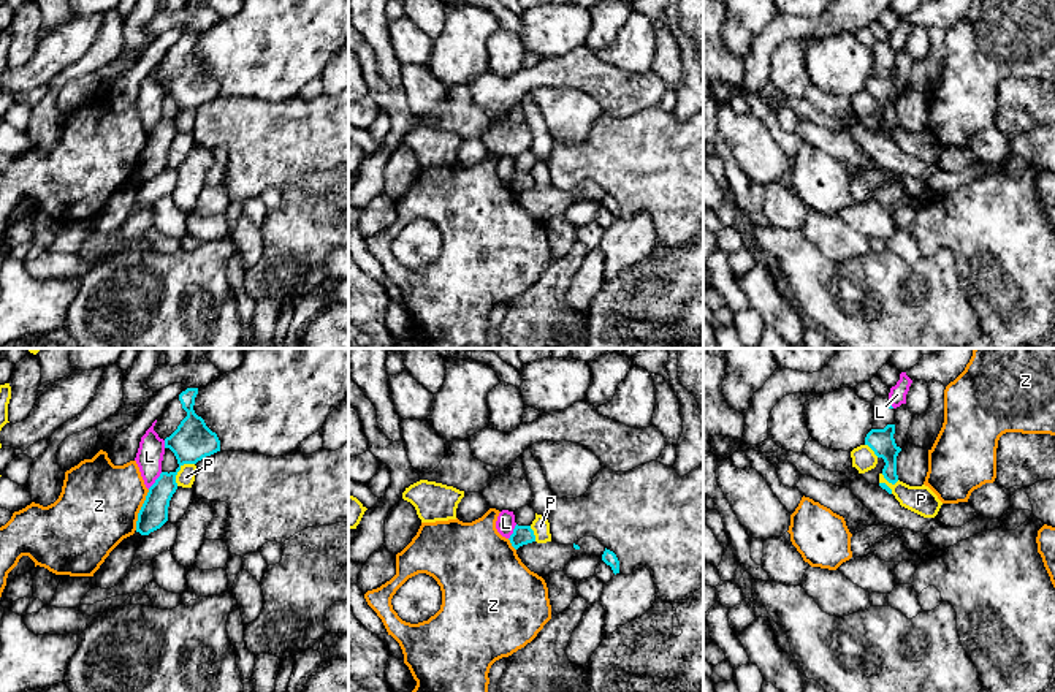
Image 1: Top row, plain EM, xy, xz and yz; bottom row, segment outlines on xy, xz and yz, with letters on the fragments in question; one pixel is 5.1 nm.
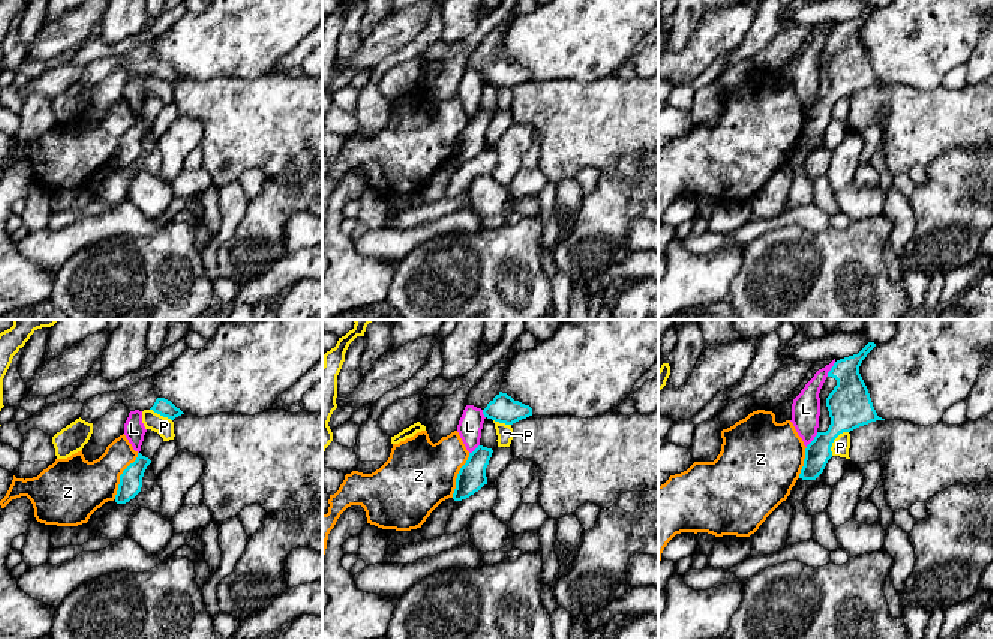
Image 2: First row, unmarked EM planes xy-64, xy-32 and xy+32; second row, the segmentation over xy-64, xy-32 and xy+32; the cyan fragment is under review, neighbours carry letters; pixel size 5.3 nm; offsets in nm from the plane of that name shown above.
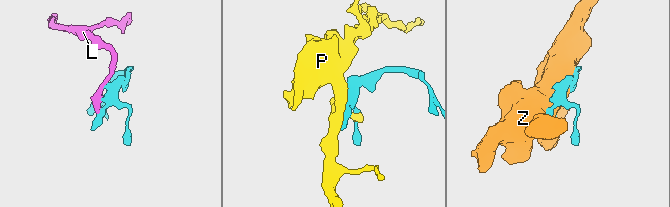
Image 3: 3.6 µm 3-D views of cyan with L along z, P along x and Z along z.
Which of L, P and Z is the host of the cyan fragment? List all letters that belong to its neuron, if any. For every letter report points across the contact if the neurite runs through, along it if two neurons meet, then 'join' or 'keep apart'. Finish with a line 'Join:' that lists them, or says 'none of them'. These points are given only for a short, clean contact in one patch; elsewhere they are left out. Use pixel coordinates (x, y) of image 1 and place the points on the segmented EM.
L: keep apart
P: border along yz (881, 474), (892, 493); keep apart
Z: keep apart
Join: none of them

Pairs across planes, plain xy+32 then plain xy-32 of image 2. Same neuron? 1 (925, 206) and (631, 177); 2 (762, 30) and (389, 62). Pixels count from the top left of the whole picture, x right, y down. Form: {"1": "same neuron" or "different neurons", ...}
{"1": "same neuron", "2": "same neuron"}

